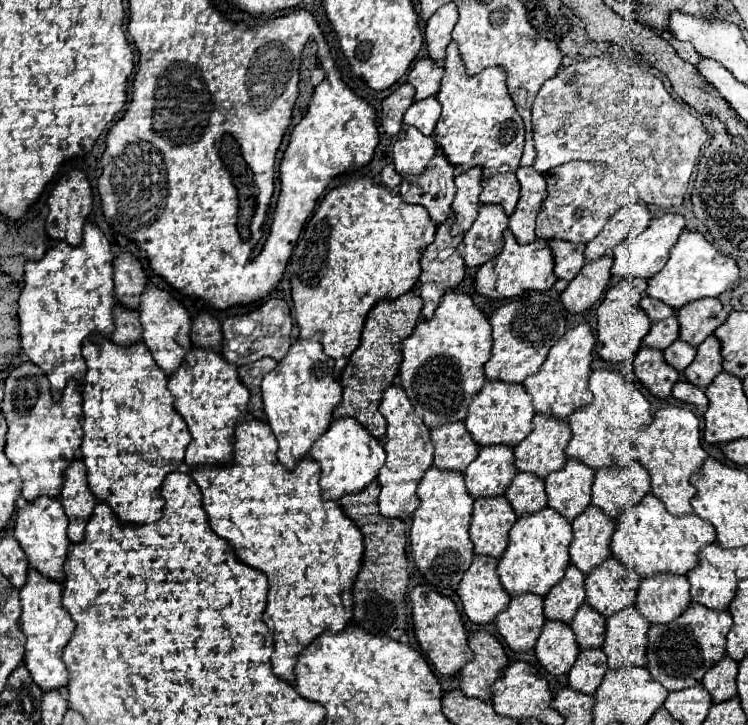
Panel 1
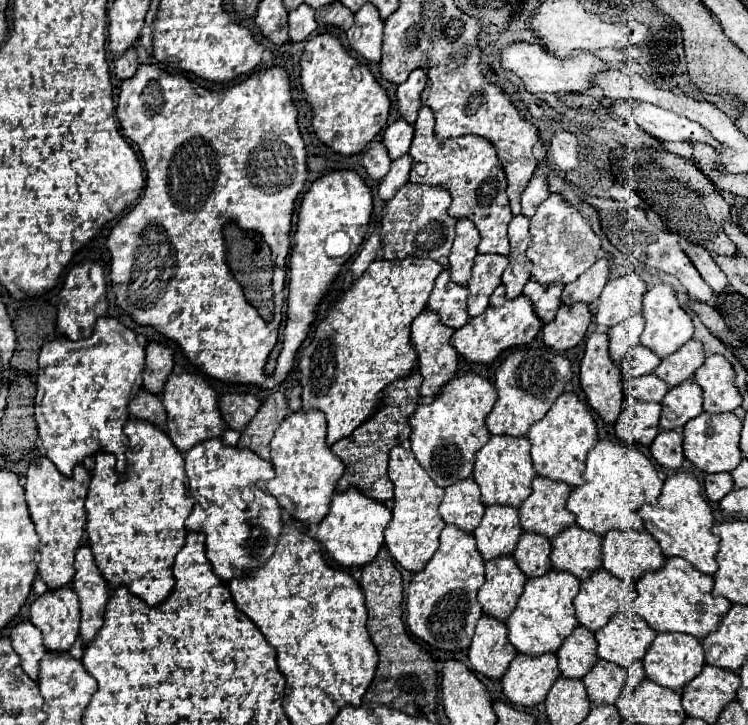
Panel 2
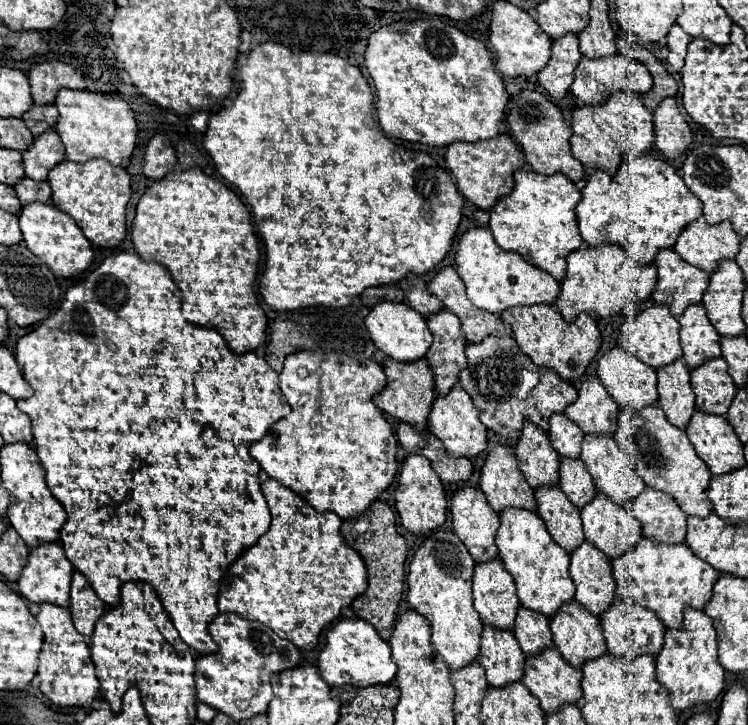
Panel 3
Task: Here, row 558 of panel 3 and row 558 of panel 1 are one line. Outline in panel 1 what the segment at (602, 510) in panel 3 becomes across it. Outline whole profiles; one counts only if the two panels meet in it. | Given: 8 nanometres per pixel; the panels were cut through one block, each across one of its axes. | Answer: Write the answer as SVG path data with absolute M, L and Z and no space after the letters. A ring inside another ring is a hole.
M608 558L604 564L600 564L594 572L590 572L586 576L586 604L592 604L592 608L596 612L600 612L602 616L608 618L624 608L634 606L638 586L640 586L640 580L638 580L638 576L634 576L632 570L622 566L620 560Z

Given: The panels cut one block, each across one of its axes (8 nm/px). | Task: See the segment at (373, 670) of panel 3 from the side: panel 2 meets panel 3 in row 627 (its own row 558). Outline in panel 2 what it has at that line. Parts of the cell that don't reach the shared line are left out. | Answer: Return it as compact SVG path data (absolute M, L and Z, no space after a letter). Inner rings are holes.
M348 488L344 492L334 492L330 502L330 512L318 524L316 538L322 548L342 566L364 566L368 564L380 546L384 544L384 528L390 522L392 512L380 500L362 496L358 488Z

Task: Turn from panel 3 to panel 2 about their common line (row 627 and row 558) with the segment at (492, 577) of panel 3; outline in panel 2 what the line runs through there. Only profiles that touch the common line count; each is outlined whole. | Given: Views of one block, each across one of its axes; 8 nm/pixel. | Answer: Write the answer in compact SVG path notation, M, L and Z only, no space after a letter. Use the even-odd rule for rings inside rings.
M498 556L494 560L486 560L484 566L486 582L478 592L478 602L482 604L484 614L504 622L522 594L526 574L518 568L514 556Z

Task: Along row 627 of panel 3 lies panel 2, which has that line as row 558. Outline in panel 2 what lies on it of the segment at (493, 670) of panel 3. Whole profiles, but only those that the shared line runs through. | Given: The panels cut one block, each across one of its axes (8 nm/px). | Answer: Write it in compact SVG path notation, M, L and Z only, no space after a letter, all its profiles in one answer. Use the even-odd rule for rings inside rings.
M492 504L486 506L486 512L472 534L484 560L490 560L500 554L512 554L520 532L522 528L518 522L518 508Z

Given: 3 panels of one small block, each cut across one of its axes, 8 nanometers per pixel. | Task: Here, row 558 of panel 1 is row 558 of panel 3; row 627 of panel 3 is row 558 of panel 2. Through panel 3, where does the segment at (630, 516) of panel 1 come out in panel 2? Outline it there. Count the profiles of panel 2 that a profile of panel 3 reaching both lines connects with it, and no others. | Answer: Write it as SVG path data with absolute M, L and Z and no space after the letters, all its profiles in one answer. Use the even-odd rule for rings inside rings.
M672 556L672 558L666 558L662 568L654 570L654 572L644 572L640 576L640 580L636 582L638 596L634 602L630 602L628 608L632 612L636 612L640 618L644 618L656 632L684 632L684 634L692 634L698 640L702 640L708 632L716 630L720 616L726 614L730 608L730 602L726 598L712 596L712 584L714 584L714 580L710 574L694 570L692 564L688 564L684 558Z

